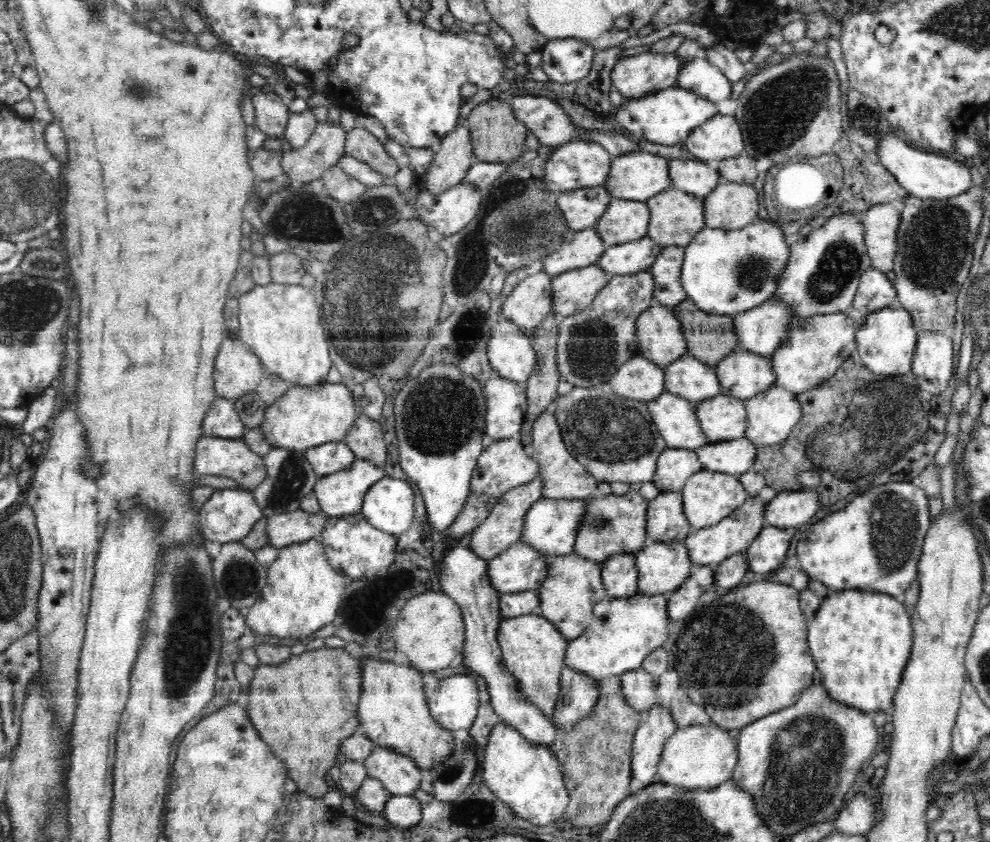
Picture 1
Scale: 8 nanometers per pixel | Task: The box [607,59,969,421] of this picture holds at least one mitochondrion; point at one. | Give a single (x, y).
(806, 87)

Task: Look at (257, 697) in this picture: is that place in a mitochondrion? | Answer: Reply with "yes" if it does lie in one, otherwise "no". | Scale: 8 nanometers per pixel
no

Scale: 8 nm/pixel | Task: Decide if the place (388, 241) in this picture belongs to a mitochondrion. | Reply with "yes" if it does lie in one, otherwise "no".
yes

